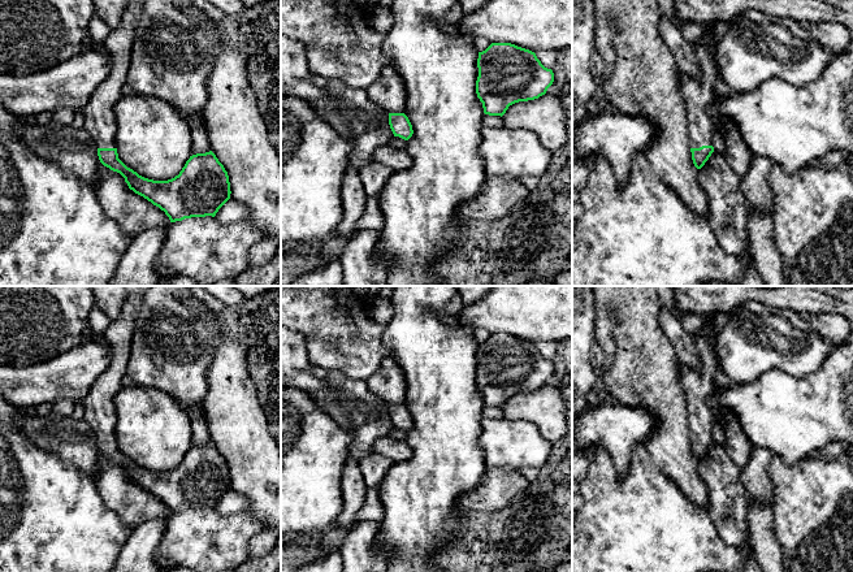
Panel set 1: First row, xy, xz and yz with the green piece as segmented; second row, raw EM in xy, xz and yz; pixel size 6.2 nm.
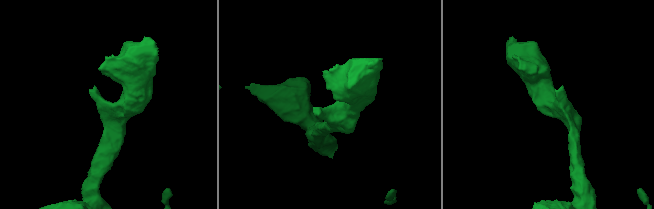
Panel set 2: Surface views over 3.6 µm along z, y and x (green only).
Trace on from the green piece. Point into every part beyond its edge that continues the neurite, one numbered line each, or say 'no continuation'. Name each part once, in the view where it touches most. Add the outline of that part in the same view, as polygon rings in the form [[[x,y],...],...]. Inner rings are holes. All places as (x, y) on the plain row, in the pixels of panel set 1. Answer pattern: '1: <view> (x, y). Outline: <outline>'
1: yz (698, 385). Outline: [[[701,329],[692,335],[702,360],[702,369],[693,370],[680,364],[679,373],[688,402],[690,439],[700,439],[702,437],[713,437],[715,417],[707,407],[707,398],[715,391],[714,376],[719,369],[719,364],[715,356],[715,347],[702,334]]]

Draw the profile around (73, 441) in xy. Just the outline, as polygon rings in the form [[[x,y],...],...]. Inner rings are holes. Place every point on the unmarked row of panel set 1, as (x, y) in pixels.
[[[17,408],[13,415],[17,426],[38,447],[96,477],[100,451],[96,434],[85,419],[75,420],[55,412],[30,416],[26,408]]]

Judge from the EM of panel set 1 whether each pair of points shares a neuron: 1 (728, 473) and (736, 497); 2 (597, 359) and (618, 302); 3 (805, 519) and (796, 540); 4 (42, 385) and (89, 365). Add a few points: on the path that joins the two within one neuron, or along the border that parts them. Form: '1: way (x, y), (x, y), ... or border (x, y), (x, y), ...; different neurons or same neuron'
1: way (728, 479), (728, 489), (731, 492); same neuron
2: border (596, 338), (602, 351), (601, 365); different neurons
3: way (805, 524), (805, 531), (801, 534); same neuron
4: way (53, 380), (70, 376), (77, 369); same neuron

